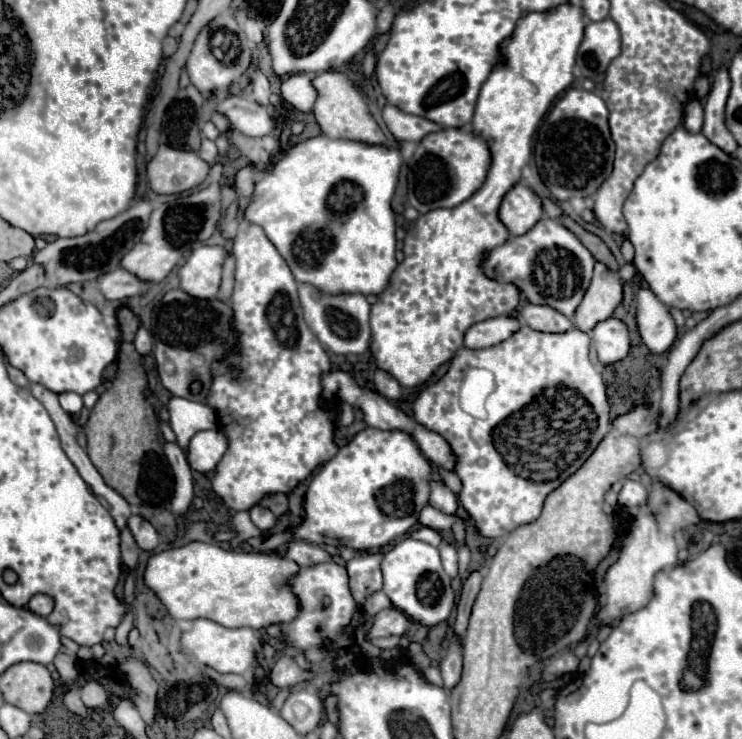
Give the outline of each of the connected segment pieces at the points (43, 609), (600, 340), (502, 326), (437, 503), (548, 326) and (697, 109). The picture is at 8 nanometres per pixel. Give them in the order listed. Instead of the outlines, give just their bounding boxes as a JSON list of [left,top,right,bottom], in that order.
[[27,595,53,617],[591,317,629,365],[465,317,521,349],[429,483,459,515],[521,303,573,333],[683,99,703,133]]

